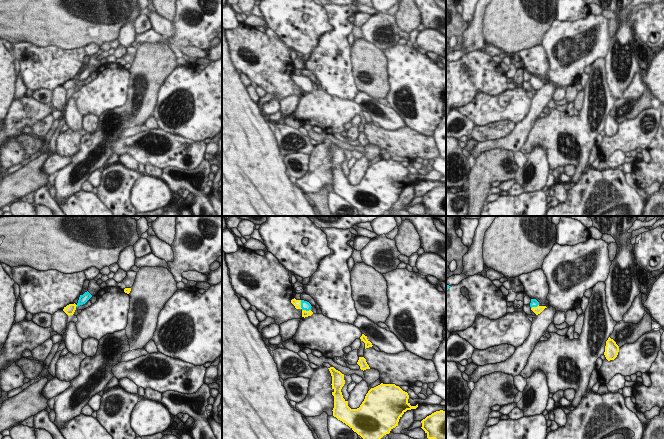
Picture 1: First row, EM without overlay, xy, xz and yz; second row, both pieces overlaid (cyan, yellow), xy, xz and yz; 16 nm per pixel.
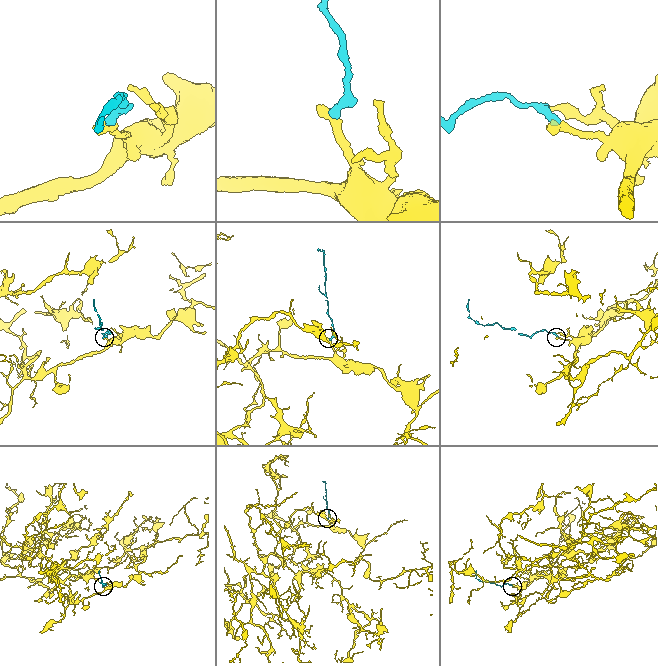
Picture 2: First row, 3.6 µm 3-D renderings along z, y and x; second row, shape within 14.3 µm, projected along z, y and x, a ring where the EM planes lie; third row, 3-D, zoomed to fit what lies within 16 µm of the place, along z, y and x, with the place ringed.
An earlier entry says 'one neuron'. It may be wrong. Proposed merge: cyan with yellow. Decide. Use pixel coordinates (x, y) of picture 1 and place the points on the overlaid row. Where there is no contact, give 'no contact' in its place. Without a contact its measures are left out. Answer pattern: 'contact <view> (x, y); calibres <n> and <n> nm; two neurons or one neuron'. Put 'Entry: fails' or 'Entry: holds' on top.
Entry: holds
contact xz (302, 308); calibres 140 and 130 nm; one neuron

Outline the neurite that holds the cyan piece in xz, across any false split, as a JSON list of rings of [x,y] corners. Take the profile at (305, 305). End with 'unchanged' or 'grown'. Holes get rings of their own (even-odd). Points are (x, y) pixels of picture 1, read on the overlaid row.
[[[295,298],[291,300],[291,303],[295,306],[296,309],[302,310],[302,317],[308,317],[313,314],[311,311],[311,304],[304,300],[296,300]]] | grown

